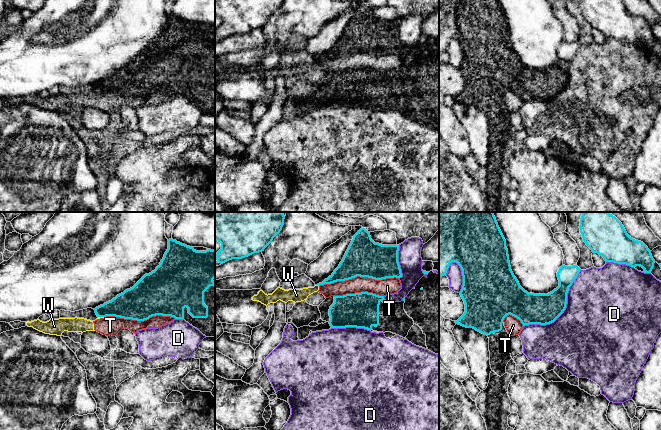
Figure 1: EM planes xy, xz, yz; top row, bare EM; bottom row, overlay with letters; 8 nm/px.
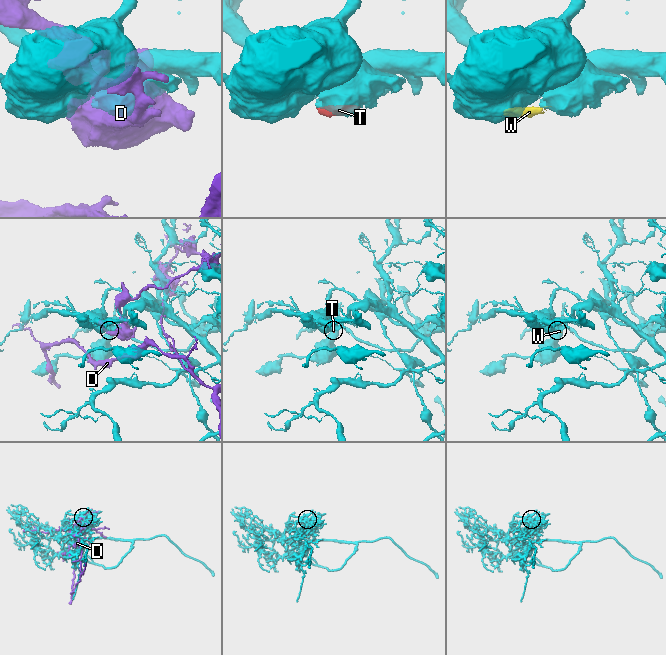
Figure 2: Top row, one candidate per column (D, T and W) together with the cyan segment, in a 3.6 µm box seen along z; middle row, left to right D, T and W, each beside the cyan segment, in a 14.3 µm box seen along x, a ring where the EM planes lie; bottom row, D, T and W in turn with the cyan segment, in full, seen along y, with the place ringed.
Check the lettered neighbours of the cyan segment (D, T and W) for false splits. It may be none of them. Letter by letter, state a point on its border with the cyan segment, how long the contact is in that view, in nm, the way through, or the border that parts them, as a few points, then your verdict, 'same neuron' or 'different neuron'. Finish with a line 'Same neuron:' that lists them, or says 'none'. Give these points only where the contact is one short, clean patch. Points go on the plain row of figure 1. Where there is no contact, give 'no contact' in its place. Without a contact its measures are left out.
D: yz (564, 85) | 650 nm | different neuron
T: xz (358, 51) | 650 nm | different neuron
W: xy (101, 92) | 50 nm | along xy (98, 92), (103, 93) | different neuron
Same neuron: none

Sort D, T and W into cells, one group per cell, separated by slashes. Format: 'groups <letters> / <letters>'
groups D / T W

